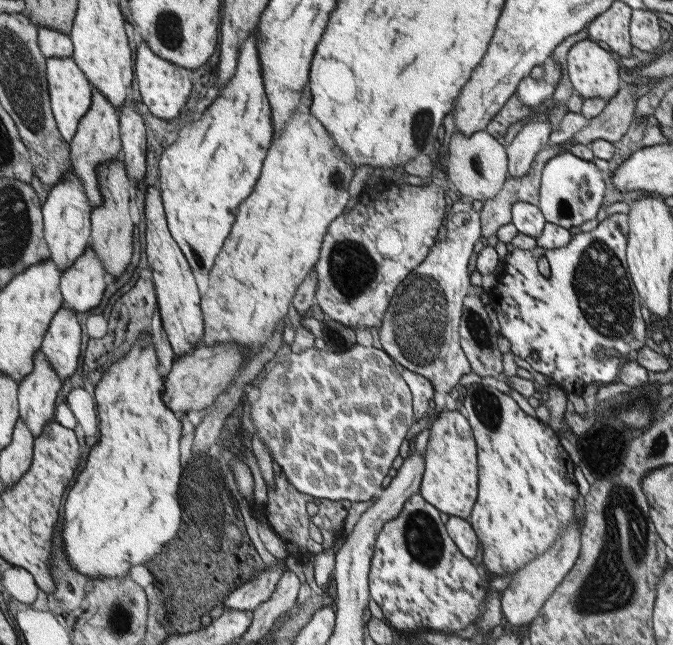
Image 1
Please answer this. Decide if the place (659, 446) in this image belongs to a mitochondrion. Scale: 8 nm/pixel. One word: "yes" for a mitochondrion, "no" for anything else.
yes

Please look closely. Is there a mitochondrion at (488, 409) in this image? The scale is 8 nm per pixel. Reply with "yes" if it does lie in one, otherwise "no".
yes

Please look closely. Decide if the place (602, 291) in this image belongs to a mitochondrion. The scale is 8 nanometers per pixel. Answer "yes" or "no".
yes

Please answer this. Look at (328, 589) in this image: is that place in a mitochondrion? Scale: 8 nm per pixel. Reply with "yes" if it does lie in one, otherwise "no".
no

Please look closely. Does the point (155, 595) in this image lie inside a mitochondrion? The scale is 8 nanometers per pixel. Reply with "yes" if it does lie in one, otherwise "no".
yes

